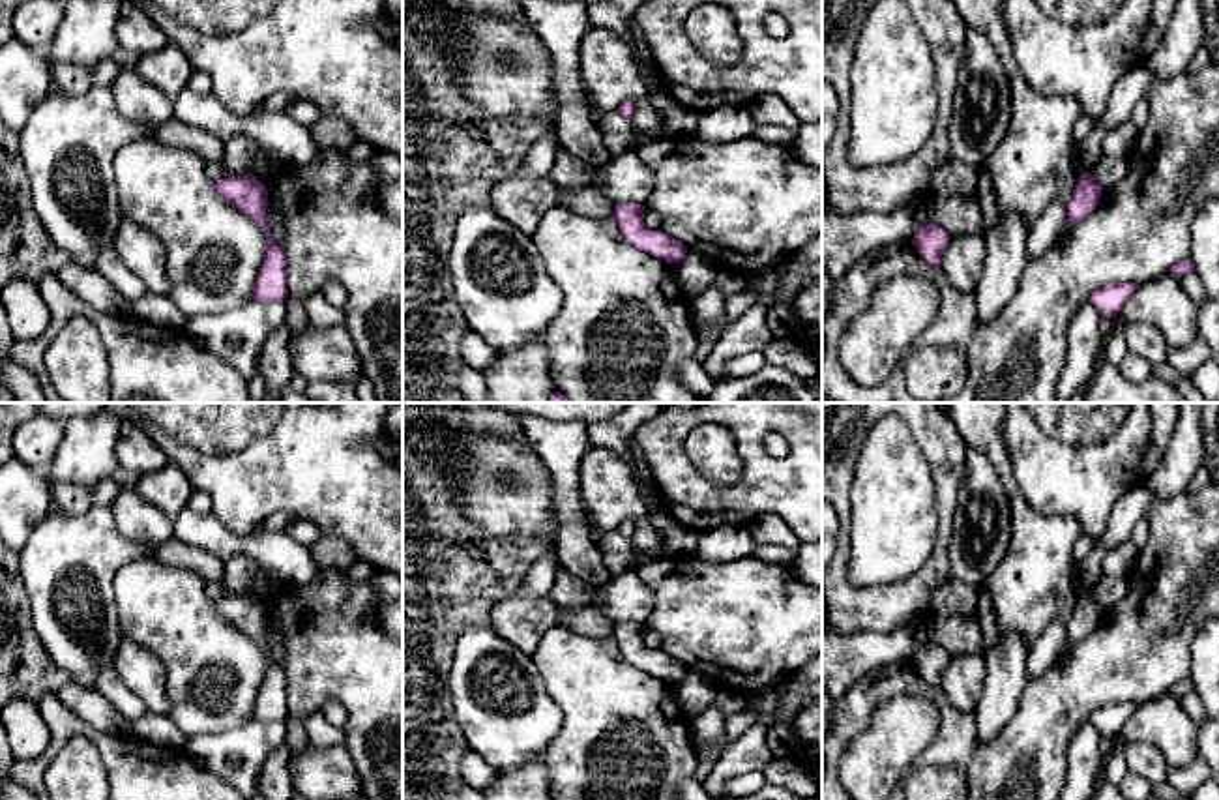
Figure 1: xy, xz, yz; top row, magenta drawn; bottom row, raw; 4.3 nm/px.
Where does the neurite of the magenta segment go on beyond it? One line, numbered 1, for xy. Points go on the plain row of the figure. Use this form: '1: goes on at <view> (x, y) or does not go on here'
1: does not go on here

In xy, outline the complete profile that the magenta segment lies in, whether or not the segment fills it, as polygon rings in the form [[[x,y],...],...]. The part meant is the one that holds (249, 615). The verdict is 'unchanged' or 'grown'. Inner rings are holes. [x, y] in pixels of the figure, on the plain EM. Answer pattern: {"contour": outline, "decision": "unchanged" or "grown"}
{"contour": [[[245,592],[238,598],[217,598],[217,613],[242,633],[251,637],[264,652],[268,659],[266,674],[257,697],[253,718],[257,721],[275,721],[288,716],[286,710],[286,673],[270,652],[266,637],[268,609],[253,594]]], "decision": "unchanged"}

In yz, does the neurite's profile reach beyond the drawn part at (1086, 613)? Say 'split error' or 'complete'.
complete

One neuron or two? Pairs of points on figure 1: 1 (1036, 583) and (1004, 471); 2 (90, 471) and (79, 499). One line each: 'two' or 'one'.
1: one
2: two

